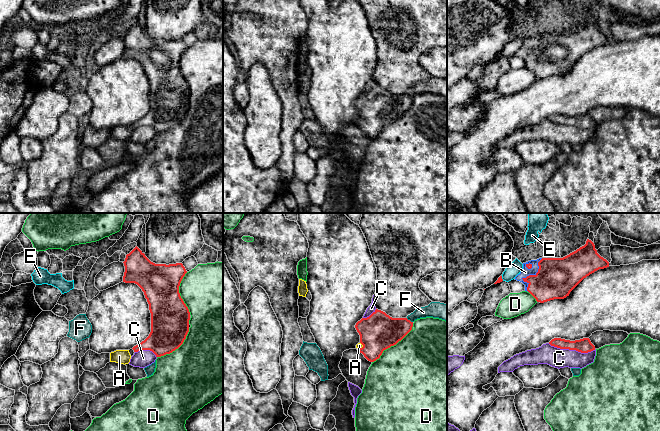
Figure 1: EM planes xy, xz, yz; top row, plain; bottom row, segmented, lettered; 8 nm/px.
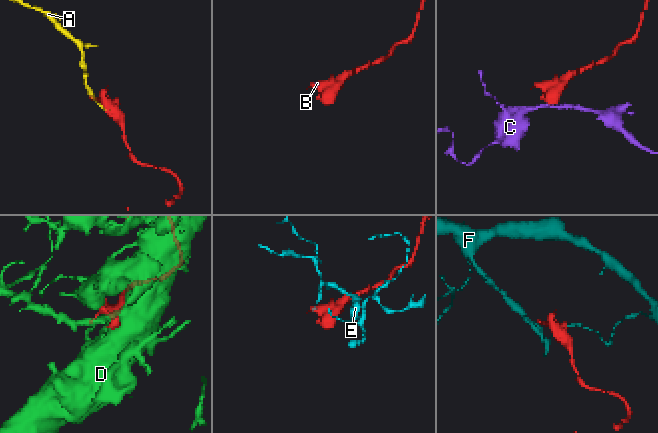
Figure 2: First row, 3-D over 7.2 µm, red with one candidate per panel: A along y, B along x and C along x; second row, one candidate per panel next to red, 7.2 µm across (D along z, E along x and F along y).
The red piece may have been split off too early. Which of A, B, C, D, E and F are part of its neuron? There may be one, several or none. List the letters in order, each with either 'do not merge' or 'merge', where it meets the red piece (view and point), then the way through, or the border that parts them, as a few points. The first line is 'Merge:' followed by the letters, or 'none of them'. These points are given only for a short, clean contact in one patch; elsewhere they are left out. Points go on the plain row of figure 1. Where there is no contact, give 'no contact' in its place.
Merge: A, B
A: merge | xz (362, 123) | across xz (378, 108), (362, 123), (359, 121)
B: merge | yz (530, 51) | across yz (556, 53), (530, 51), (525, 48)
C: do not merge | yz (572, 125) | along yz (548, 119), (581, 128), (595, 125)
D: do not merge | xz (393, 121)
E: do not merge | yz (501, 54)
F: do not merge | xz (409, 96)

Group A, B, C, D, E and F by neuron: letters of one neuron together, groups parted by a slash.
A B / C / D / E / F

